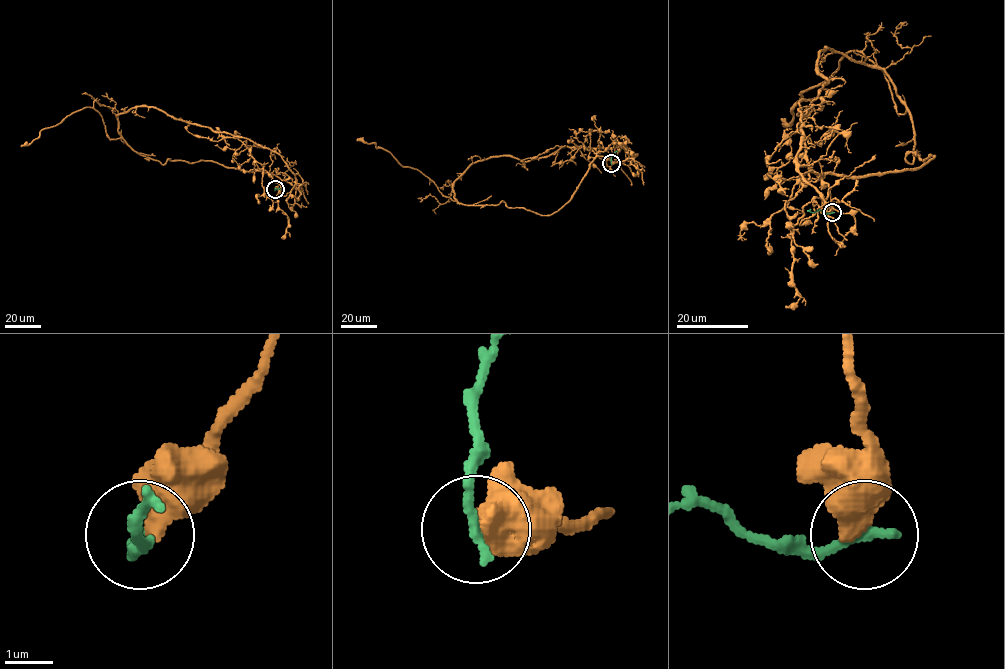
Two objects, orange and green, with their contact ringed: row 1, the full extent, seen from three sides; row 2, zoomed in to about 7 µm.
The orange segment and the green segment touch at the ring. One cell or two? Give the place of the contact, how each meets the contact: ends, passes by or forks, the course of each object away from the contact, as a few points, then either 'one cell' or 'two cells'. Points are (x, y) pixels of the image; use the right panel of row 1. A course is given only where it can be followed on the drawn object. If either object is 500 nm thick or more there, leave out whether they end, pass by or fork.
at (832, 212); orange runs (832, 212), (818, 176), (899, 172), (933, 155), (906, 160), (910, 114), (859, 51), (802, 93), (785, 126); green runs (832, 213), (808, 210), (810, 212); two cells

